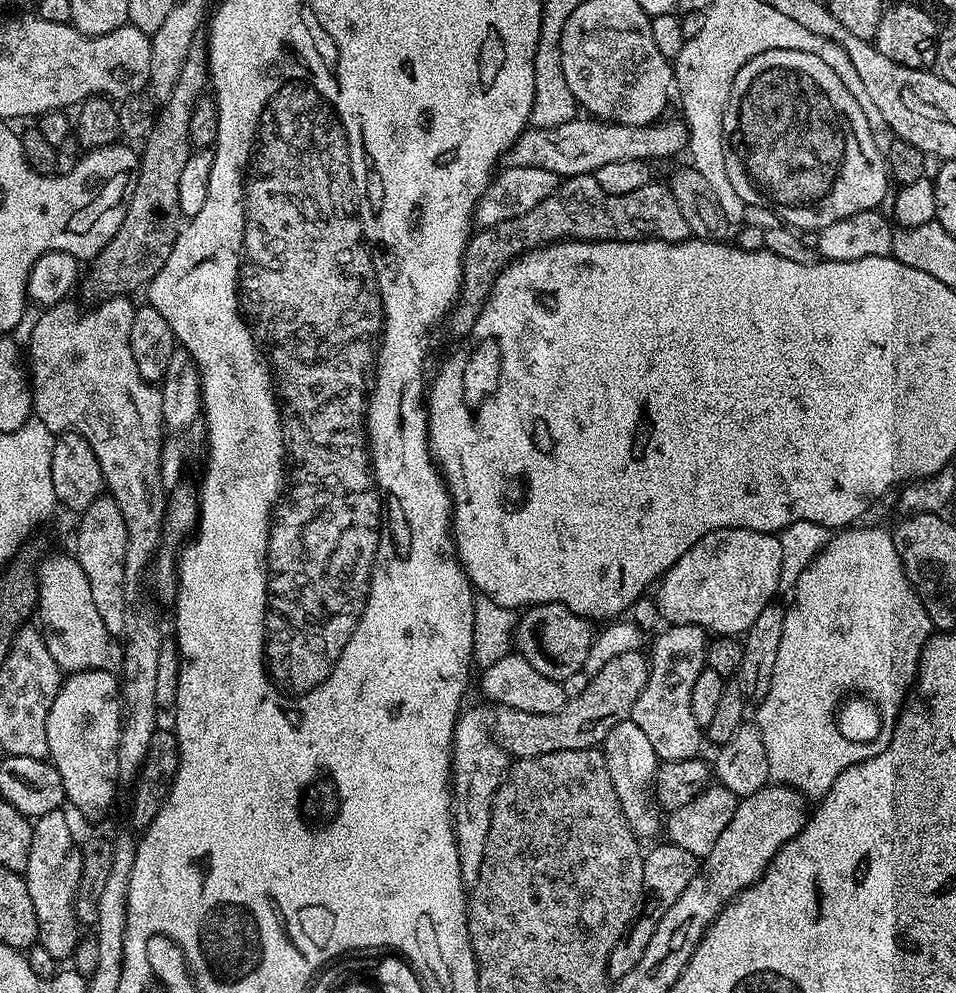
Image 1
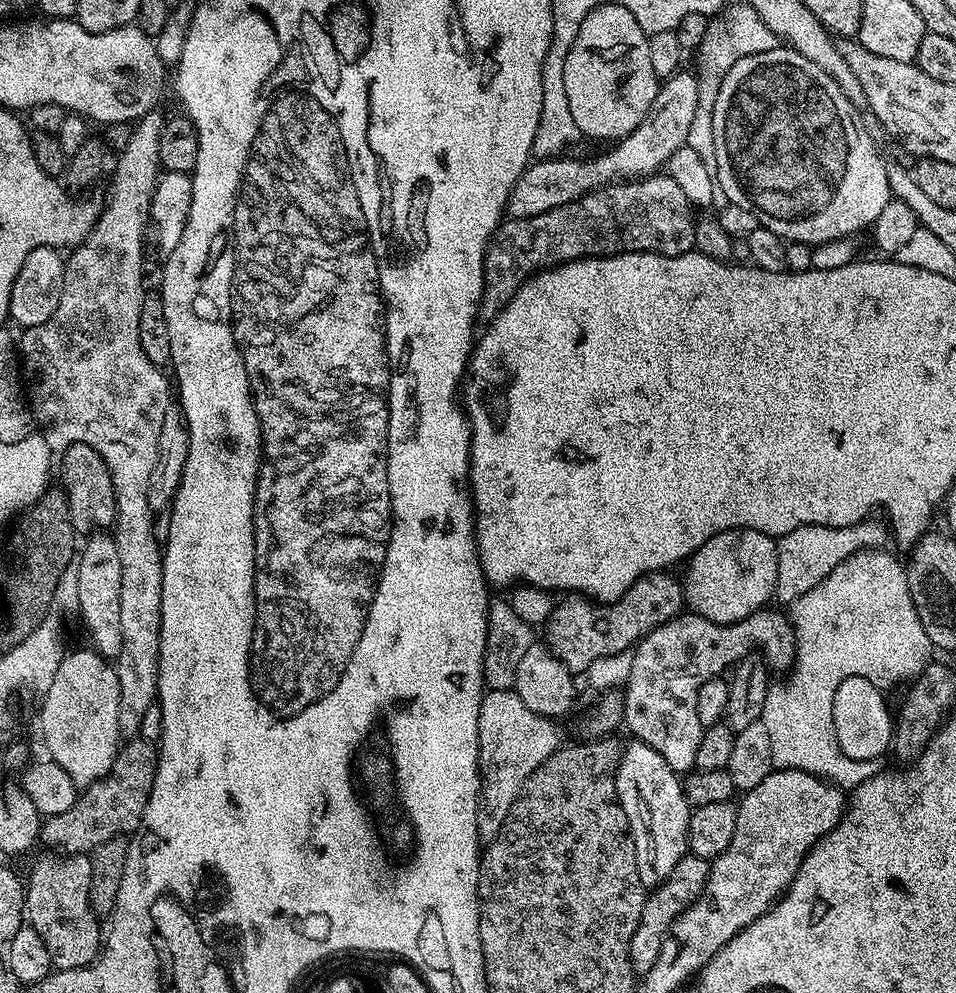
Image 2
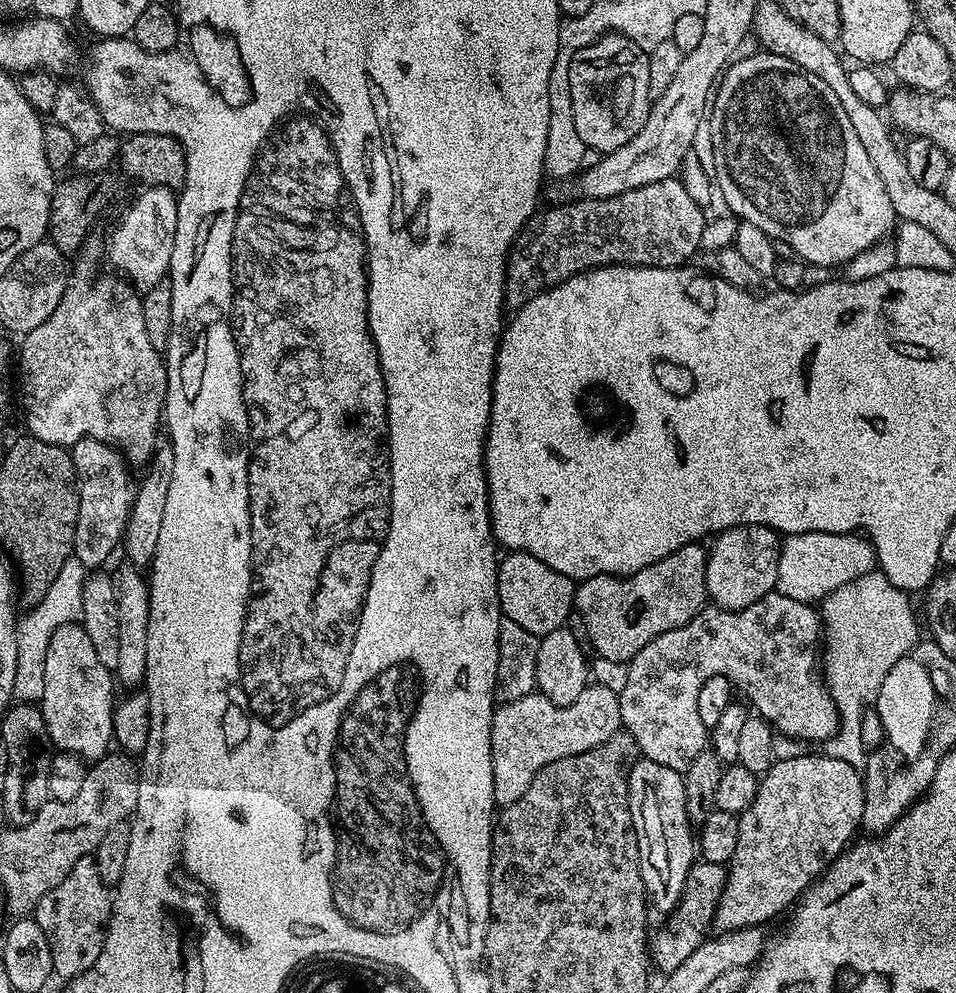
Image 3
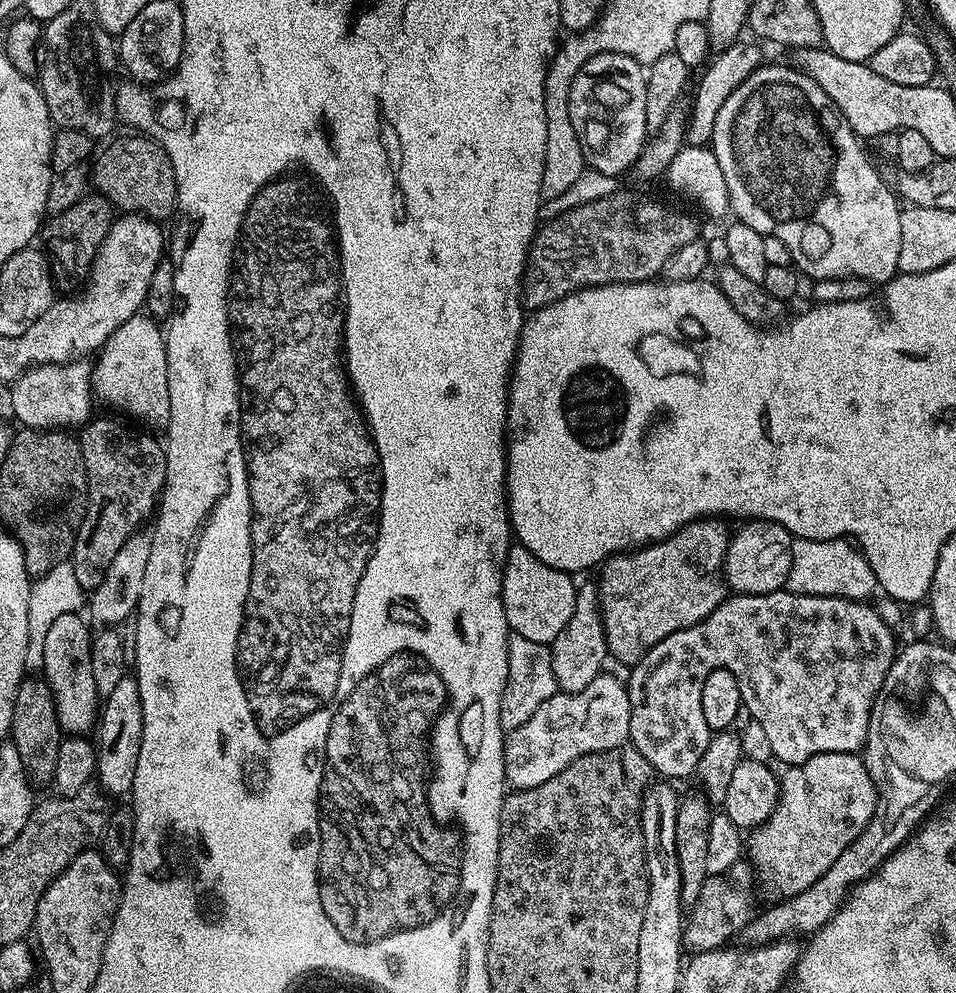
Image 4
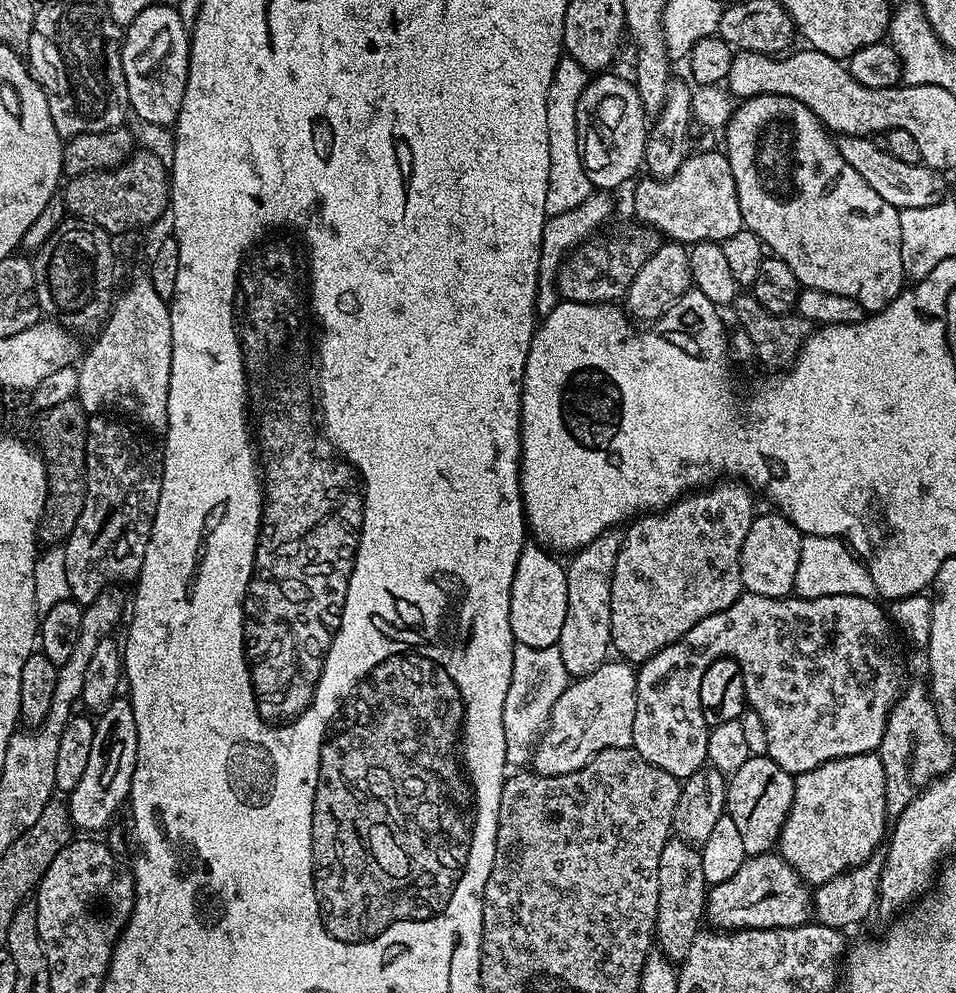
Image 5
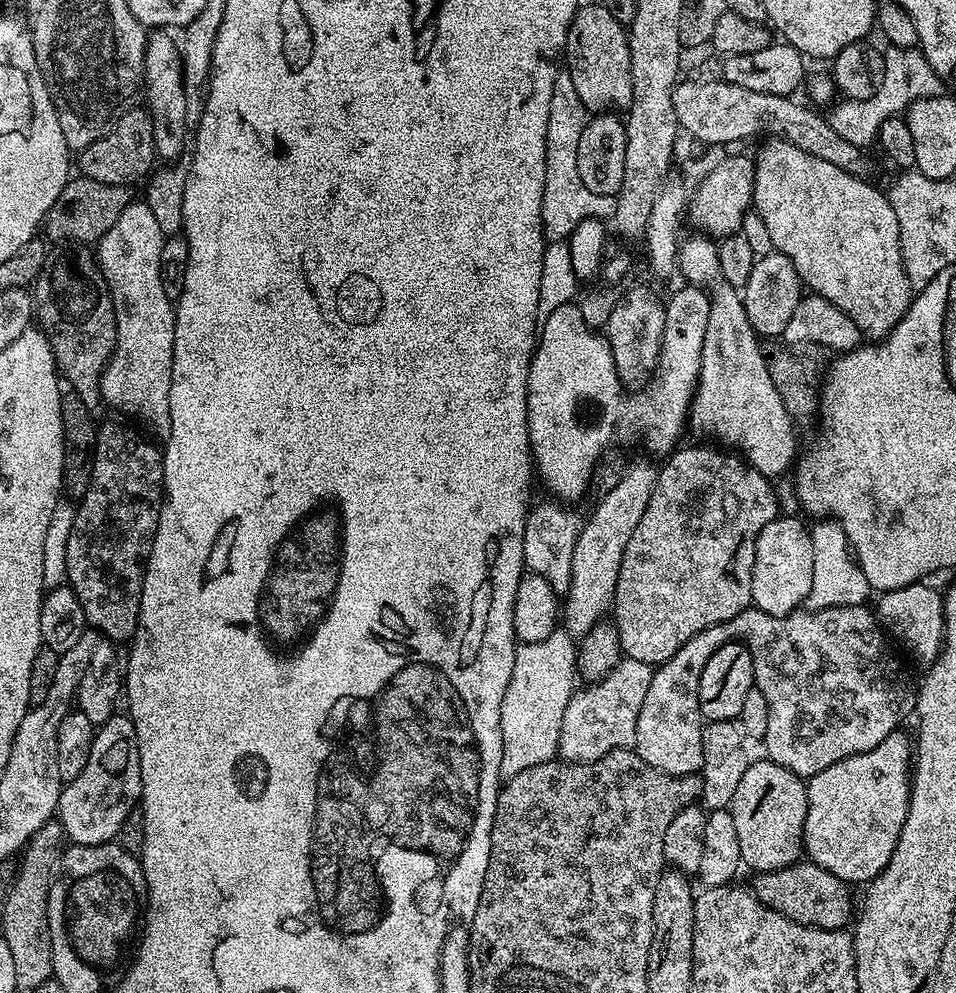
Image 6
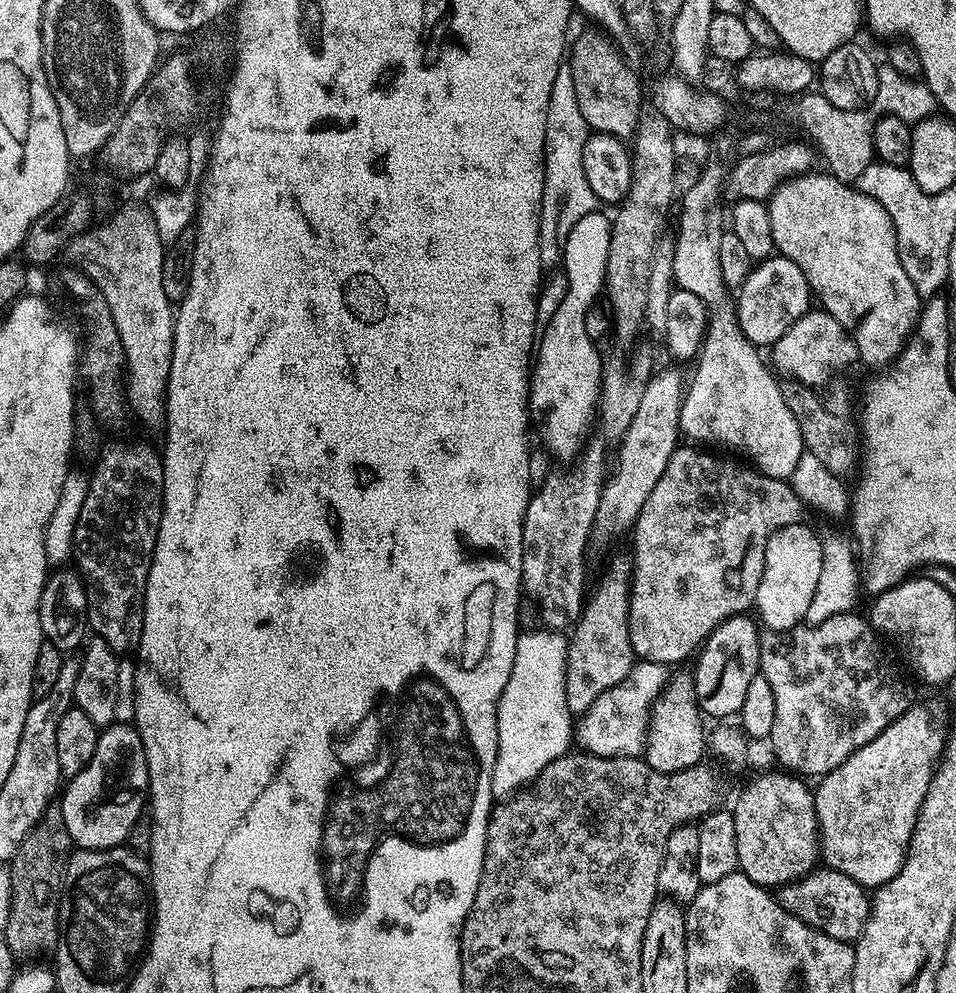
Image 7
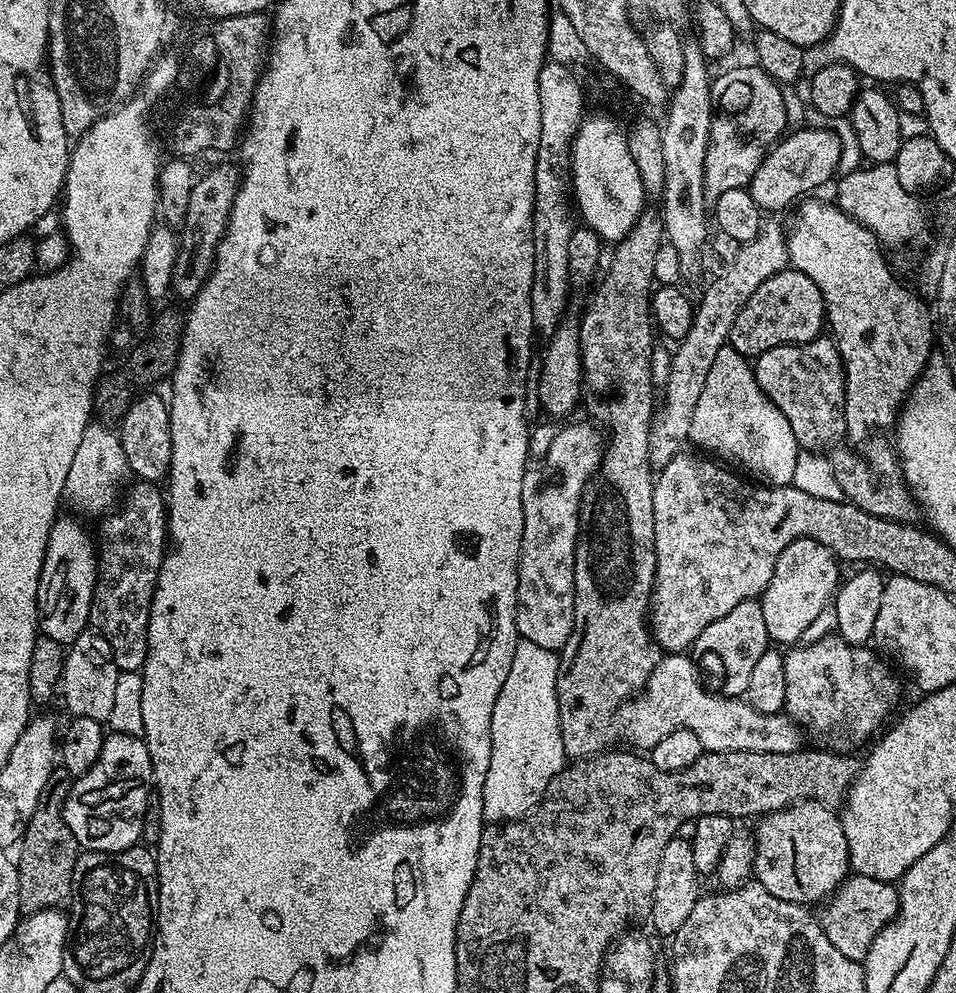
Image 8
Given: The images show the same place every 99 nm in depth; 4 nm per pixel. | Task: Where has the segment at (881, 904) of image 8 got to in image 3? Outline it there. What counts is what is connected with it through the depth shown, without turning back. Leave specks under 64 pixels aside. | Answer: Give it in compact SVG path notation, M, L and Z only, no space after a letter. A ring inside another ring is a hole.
M700 860L692 865L680 903L666 923L657 927L650 936L650 960L655 967L657 964L661 968L661 973L678 970L678 966L682 966L682 962L686 962L686 958L690 958L690 954L694 954L694 950L698 950L698 946L709 935L716 918L716 907L727 881L728 870L723 864Z

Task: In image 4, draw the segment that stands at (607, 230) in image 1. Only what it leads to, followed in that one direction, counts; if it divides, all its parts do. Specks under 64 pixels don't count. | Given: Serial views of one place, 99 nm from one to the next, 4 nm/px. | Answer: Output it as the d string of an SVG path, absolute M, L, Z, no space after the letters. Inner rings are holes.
M612 192L597 200L588 200L577 208L564 212L565 221L550 219L548 225L537 231L532 249L528 251L528 265L524 268L525 309L535 310L566 298L571 292L583 288L598 288L602 284L643 284L659 277L666 262L686 242L697 239L696 224L684 212L655 200L652 196L639 196L636 192Z

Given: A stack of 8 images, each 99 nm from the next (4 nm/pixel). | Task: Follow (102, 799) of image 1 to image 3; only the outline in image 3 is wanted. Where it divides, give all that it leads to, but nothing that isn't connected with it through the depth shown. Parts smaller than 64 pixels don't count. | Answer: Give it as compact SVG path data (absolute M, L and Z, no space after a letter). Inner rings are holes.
M83 623L62 625L46 650L45 689L38 707L46 718L46 730L60 752L95 762L107 756L114 744L112 734L112 684L114 676L98 658Z

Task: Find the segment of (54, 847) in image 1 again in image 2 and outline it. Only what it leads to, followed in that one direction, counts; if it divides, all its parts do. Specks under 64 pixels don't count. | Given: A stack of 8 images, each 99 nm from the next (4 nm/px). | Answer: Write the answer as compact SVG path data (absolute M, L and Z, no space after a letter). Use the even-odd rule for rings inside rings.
M84 854L48 855L52 856L38 861L32 878L28 878L26 882L24 907L27 923L38 930L42 942L46 942L53 969L87 968L102 951L102 924L95 915L90 914L88 904L92 877L91 859Z

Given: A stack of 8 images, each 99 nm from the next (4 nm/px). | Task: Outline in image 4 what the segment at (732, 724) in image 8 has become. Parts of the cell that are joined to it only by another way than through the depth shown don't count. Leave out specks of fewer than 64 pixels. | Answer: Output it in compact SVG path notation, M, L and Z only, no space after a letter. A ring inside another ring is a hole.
M602 674L586 686L586 690L577 692L557 691L550 697L522 726L511 729L504 742L504 778L513 789L542 786L542 782L550 782L554 774L566 770L570 762L582 758L591 752L605 752L611 748L621 747L630 734L630 698L623 679Z

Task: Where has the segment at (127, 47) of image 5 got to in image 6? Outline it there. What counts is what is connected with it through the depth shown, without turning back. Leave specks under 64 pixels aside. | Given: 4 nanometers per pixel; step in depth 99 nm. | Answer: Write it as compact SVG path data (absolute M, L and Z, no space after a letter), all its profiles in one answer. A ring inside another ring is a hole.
M156 30L148 37L148 45L144 51L142 61L142 96L146 101L148 113L152 115L152 133L156 143L156 155L161 161L176 162L181 159L184 152L184 143L189 143L190 129L186 124L186 95L183 94L184 65L181 63L181 45L176 40L172 41L169 33Z

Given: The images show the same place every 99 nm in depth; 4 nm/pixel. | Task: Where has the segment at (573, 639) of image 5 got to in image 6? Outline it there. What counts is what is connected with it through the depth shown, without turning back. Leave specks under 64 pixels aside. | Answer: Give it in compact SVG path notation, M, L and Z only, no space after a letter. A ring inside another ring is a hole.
M644 460L634 461L621 474L620 481L601 498L592 517L583 521L578 542L574 546L570 586L562 602L562 624L572 637L583 638L605 619L604 611L613 607L622 554L626 554L626 542L630 542L650 502L650 494L654 494L657 471L657 465L647 464Z

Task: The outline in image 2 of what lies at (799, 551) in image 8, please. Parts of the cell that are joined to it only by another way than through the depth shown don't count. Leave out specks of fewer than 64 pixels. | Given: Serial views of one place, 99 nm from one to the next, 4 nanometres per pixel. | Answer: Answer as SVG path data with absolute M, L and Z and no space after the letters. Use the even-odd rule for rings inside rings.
M735 528L714 534L686 561L682 583L684 602L691 611L715 624L745 620L776 595L778 550L773 537L753 528Z

